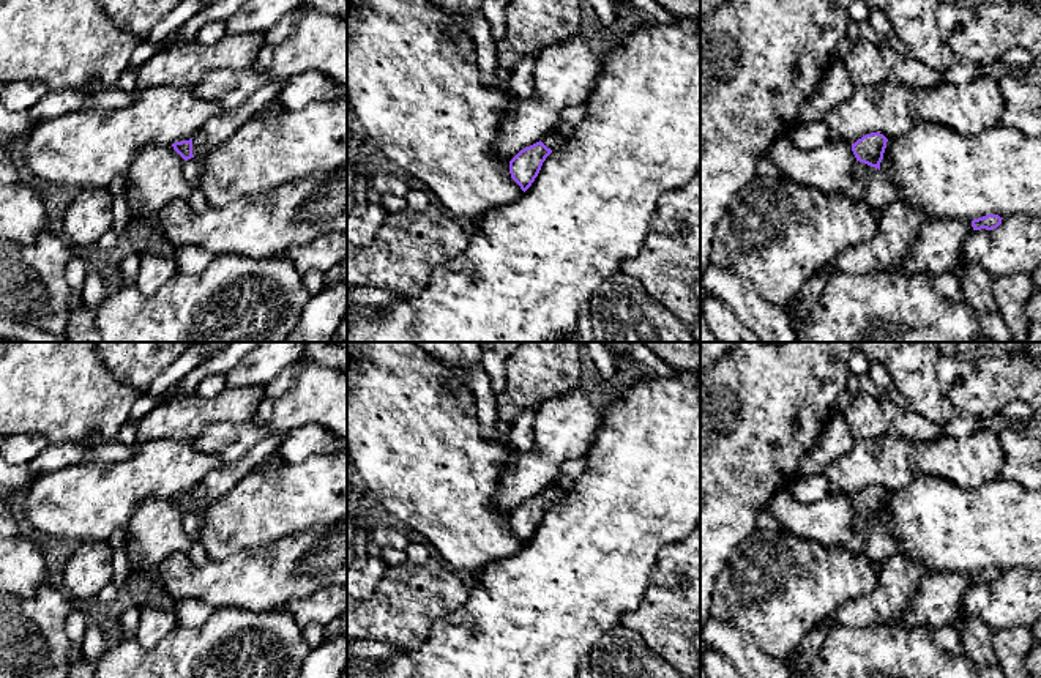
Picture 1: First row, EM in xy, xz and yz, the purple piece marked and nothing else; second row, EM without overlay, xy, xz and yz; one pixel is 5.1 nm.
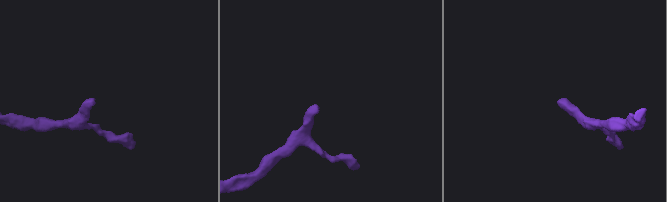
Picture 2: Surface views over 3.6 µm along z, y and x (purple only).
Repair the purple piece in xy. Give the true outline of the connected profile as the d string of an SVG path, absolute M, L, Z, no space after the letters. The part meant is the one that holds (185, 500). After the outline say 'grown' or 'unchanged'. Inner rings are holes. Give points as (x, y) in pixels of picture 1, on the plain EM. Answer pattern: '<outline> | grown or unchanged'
M279 432L267 434L238 460L208 471L194 492L172 497L174 503L185 514L203 511L208 505L226 495L243 476L276 459L282 438L284 434Z | grown

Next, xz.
M552 484L543 494L520 503L509 514L511 531L520 539L524 546L532 539L532 536L538 530L546 511L552 505L565 498L565 495L565 490L562 490L557 484Z | grown

